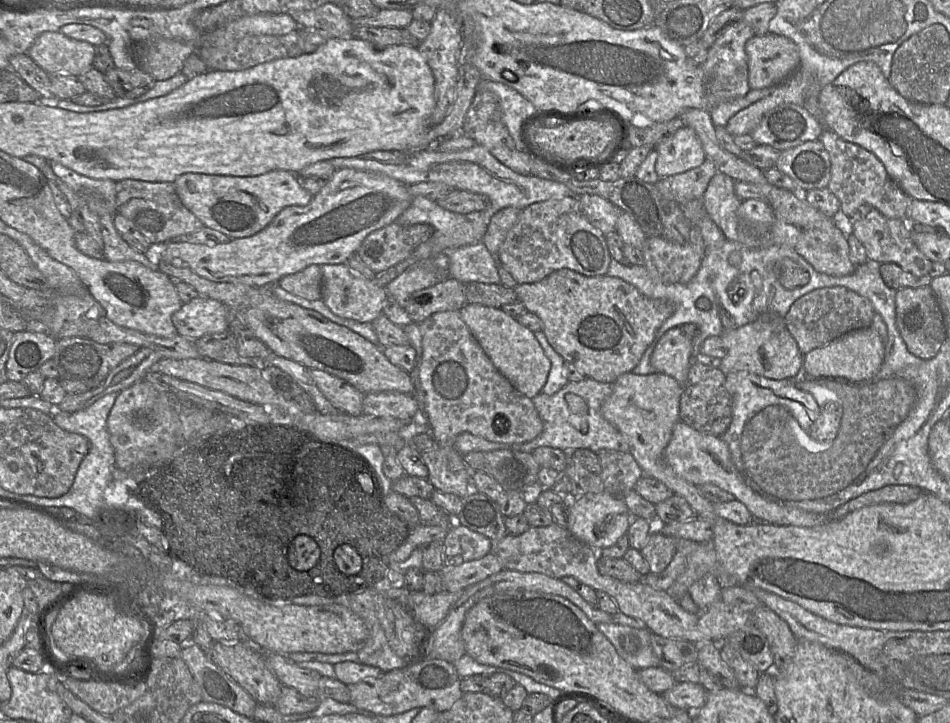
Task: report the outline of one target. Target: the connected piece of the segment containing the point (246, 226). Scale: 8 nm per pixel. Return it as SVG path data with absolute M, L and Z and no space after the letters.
M284 170L247 177L186 173L173 182L182 204L205 227L219 231L230 239L255 235L288 206L308 205L313 195L301 183L297 174Z

